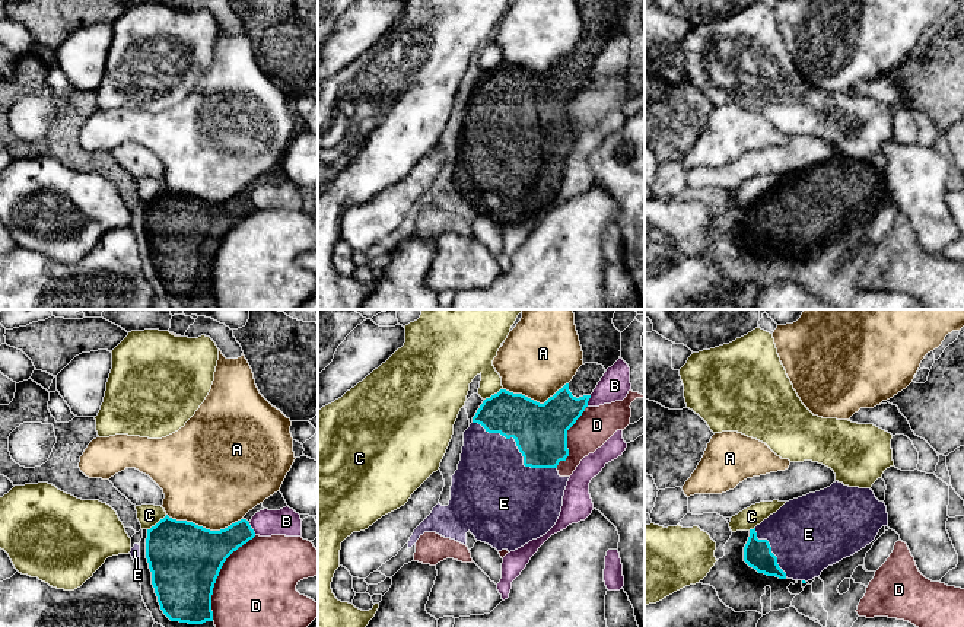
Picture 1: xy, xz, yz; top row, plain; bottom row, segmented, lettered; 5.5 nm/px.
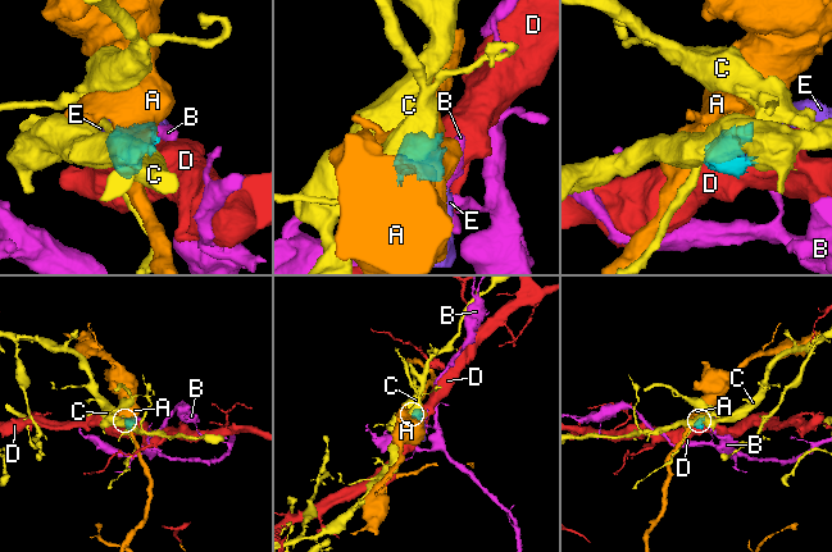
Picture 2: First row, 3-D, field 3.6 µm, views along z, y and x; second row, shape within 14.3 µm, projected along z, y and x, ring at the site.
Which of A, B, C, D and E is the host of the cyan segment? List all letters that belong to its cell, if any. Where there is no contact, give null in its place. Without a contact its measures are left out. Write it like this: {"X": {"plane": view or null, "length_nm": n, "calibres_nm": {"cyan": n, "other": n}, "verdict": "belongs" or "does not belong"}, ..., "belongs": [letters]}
{"A": {"plane": "xy", "length_nm": 420, "calibres_nm": {"cyan": 400, "other": 480}, "verdict": "does not belong"}, "B": {"plane": "xy", "length_nm": 80, "calibres_nm": {"cyan": 200, "other": 150}, "verdict": "does not belong"}, "C": {"plane": "xy", "length_nm": 140, "calibres_nm": {"cyan": 400, "other": 120}, "verdict": "does not belong"}, "D": {"plane": "xy", "length_nm": 550, "calibres_nm": {"cyan": 400, "other": 480}, "verdict": "does not belong"}, "E": {"plane": "xz", "length_nm": 550, "calibres_nm": {"cyan": 300, "other": 420}, "verdict": "belongs"}, "belongs": ["E"]}

